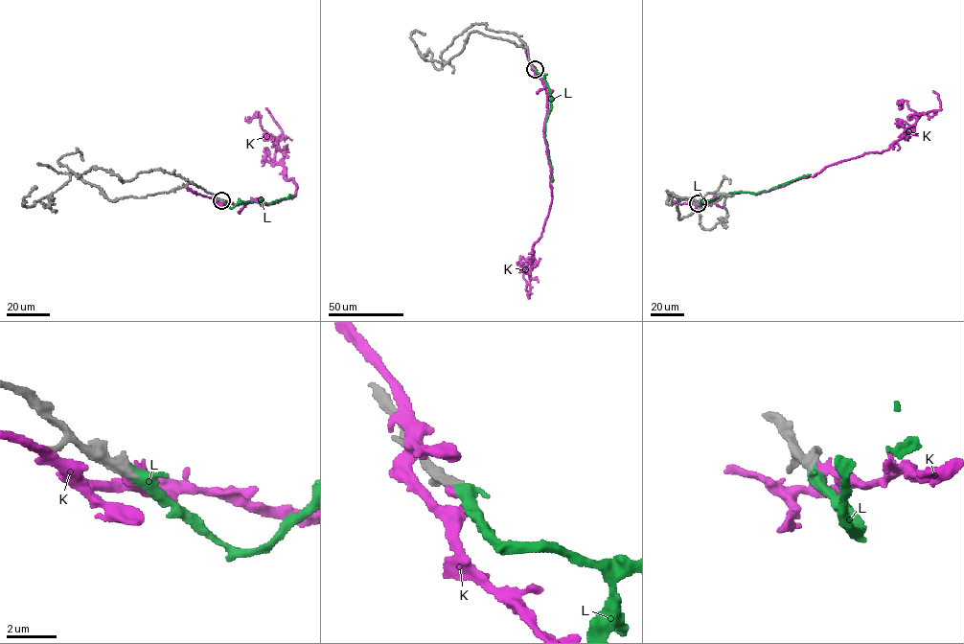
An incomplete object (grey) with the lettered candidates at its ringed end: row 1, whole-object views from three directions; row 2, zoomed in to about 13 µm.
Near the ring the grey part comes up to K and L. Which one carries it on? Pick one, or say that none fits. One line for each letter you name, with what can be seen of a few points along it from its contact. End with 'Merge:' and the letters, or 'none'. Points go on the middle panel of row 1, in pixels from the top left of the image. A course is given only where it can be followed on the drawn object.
L: course (535, 69), (544, 76), (551, 98), (545, 138), (552, 182)
Merge: L

